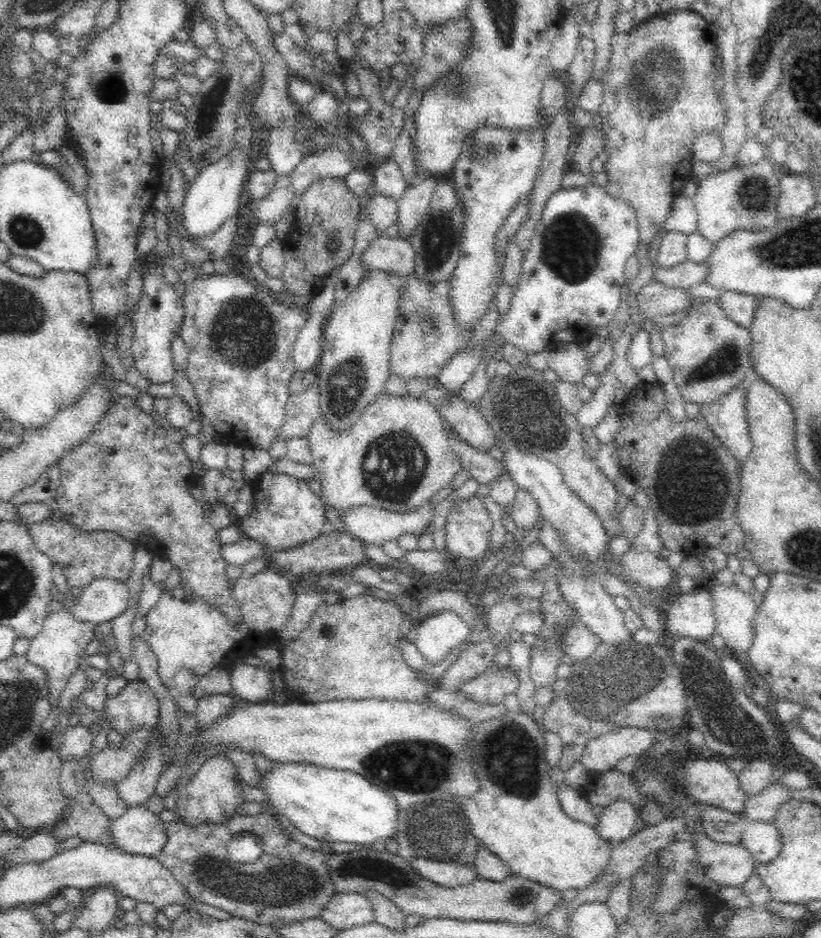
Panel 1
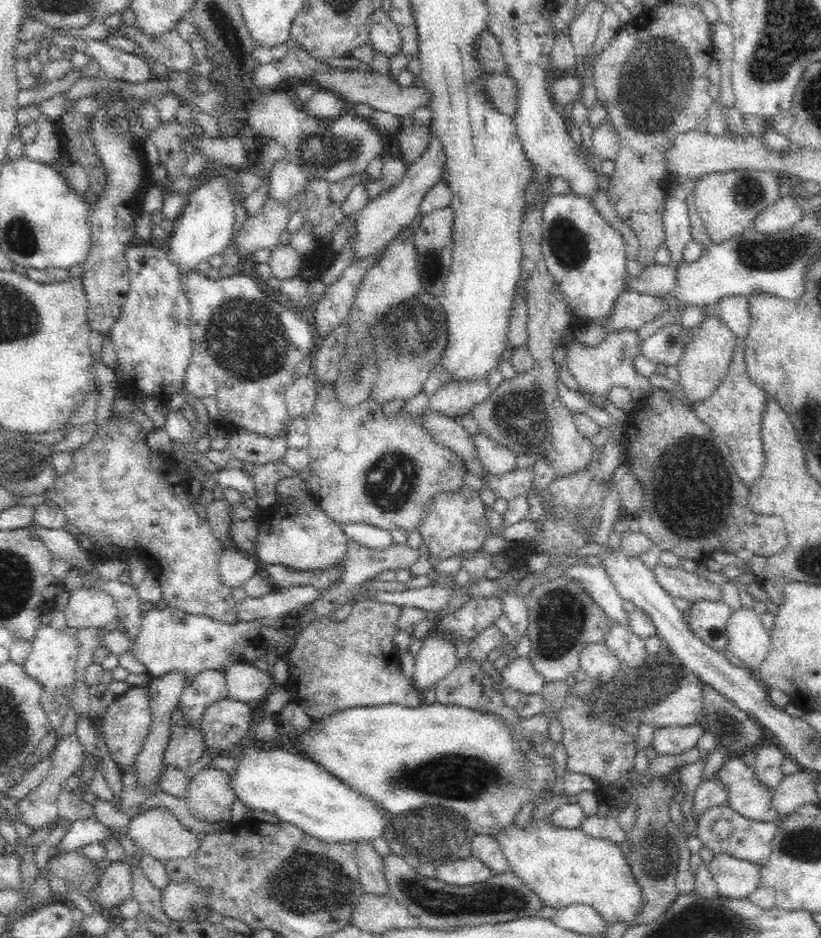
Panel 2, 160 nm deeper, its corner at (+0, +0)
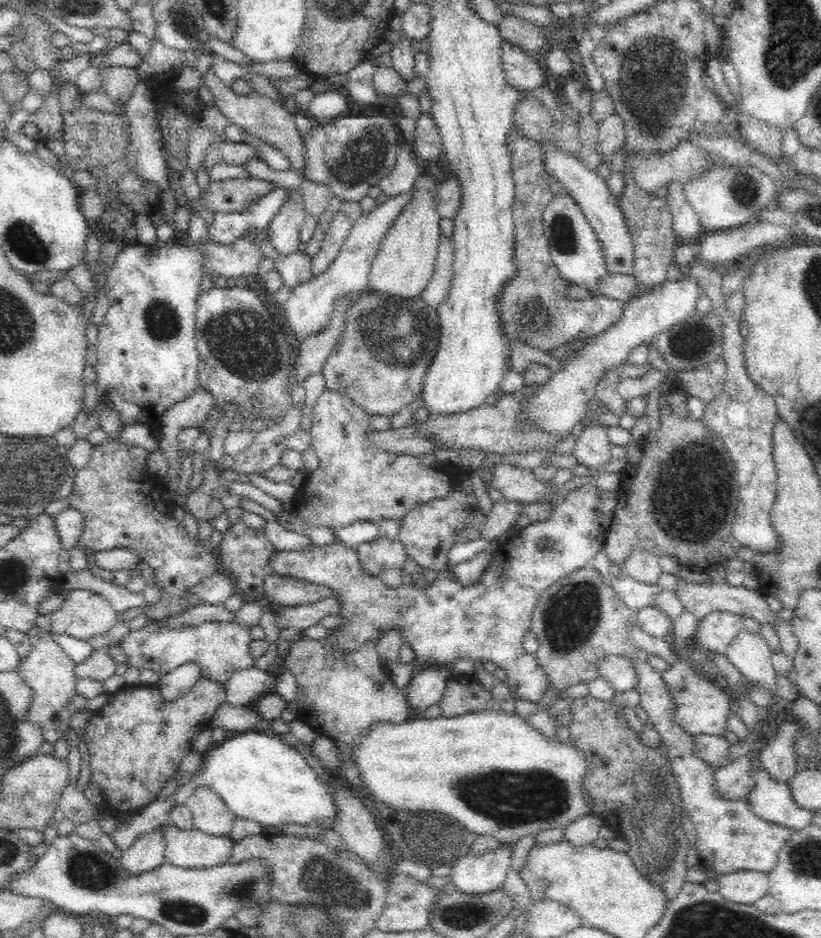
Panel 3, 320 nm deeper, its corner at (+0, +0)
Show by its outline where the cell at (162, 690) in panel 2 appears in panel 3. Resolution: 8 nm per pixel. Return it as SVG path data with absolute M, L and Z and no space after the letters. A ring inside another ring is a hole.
M187 663L160 677L156 686L160 689L164 700L174 700L186 694L202 678L204 675L202 675L200 665Z

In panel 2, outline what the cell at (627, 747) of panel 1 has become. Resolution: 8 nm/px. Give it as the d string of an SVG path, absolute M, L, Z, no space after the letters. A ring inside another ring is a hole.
M699 724L656 729L653 733L651 746L659 754L680 755L692 748L697 748L701 736L705 734L706 730Z

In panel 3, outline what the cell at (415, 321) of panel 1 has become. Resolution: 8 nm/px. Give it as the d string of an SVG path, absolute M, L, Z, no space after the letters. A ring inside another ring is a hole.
M367 289L353 298L346 308L344 319L342 333L326 359L322 372L327 389L348 397L356 407L368 414L390 418L420 397L423 379L439 342L438 313L427 307L420 296L404 298Z

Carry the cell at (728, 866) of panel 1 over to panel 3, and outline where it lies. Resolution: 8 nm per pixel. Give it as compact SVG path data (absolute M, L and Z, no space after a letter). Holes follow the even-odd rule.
M738 871L715 876L717 892L727 901L746 906L755 906L755 902L769 892L767 874L752 871Z

